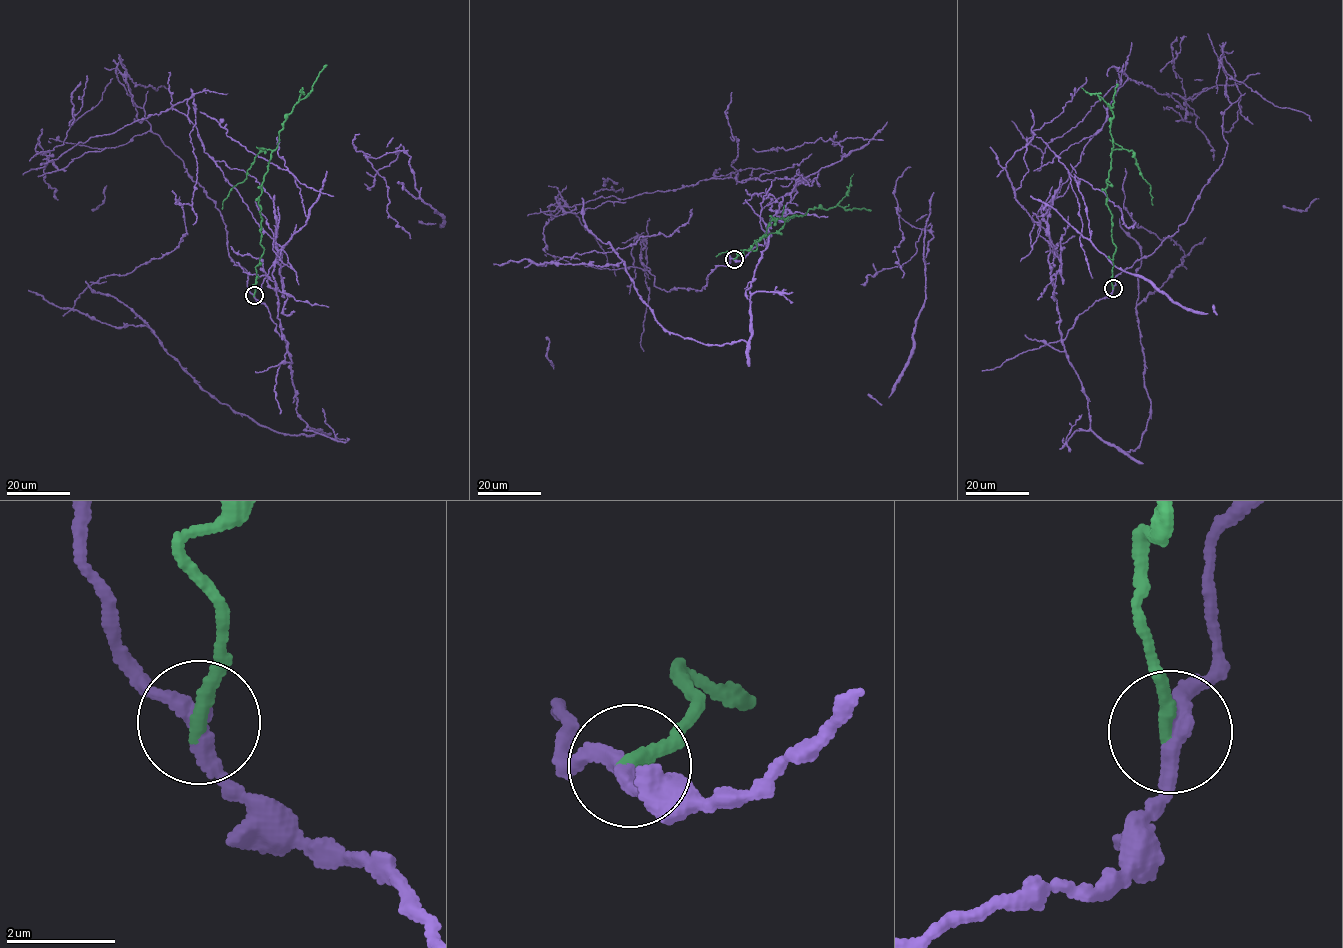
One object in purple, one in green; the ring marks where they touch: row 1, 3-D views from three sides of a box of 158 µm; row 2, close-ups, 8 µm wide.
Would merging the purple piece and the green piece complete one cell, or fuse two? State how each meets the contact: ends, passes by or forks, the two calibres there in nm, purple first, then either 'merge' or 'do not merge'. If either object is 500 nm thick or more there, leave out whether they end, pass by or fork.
purple passes by; green ends there; 280 nm thick on the purple side, 260 nm on the other; do not merge

